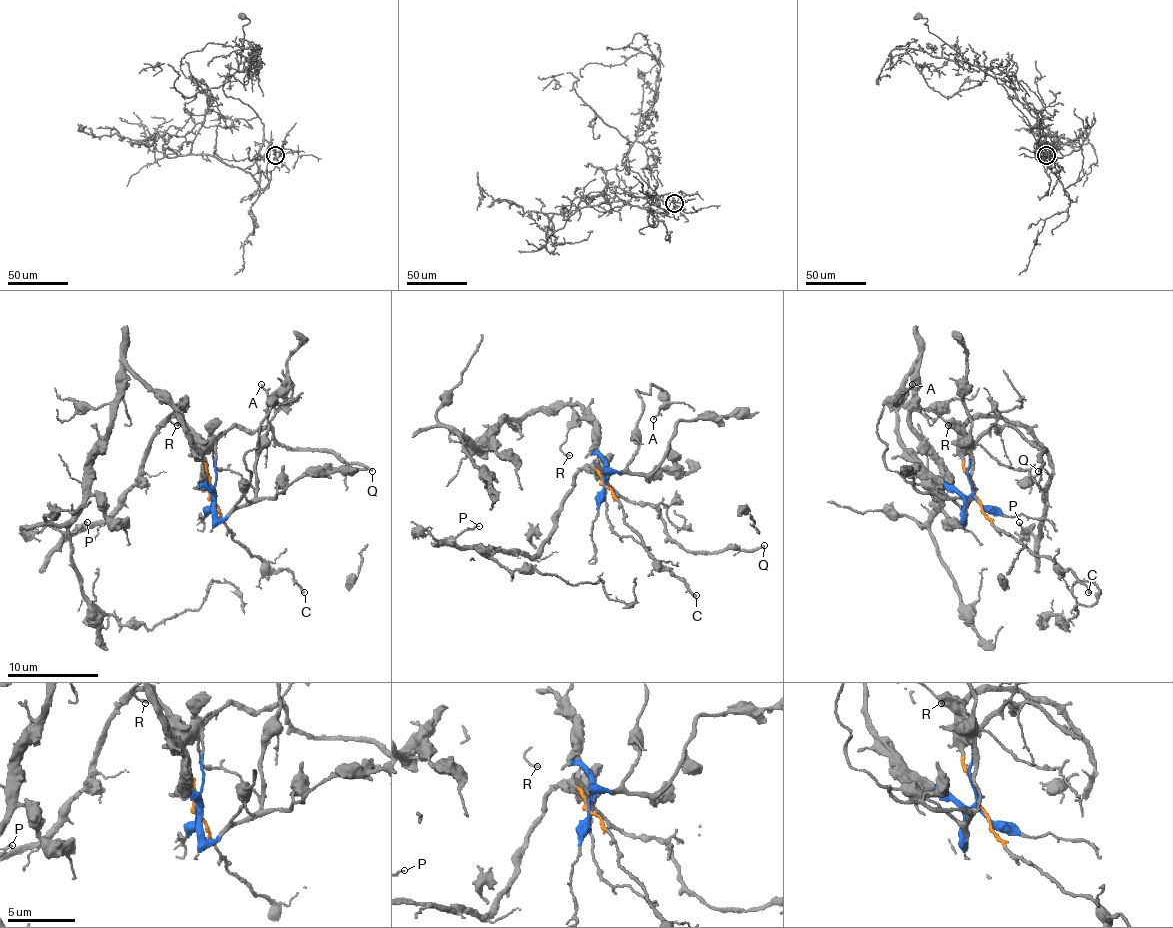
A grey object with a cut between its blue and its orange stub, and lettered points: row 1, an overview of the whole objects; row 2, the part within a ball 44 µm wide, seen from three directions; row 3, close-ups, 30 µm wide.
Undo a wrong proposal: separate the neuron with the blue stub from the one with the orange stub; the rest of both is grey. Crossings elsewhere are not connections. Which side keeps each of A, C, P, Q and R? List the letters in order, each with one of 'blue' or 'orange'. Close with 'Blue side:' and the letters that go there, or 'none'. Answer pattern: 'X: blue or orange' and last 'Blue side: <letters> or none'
A: blue
C: orange
P: orange
Q: orange
R: blue
Blue side: A, R

